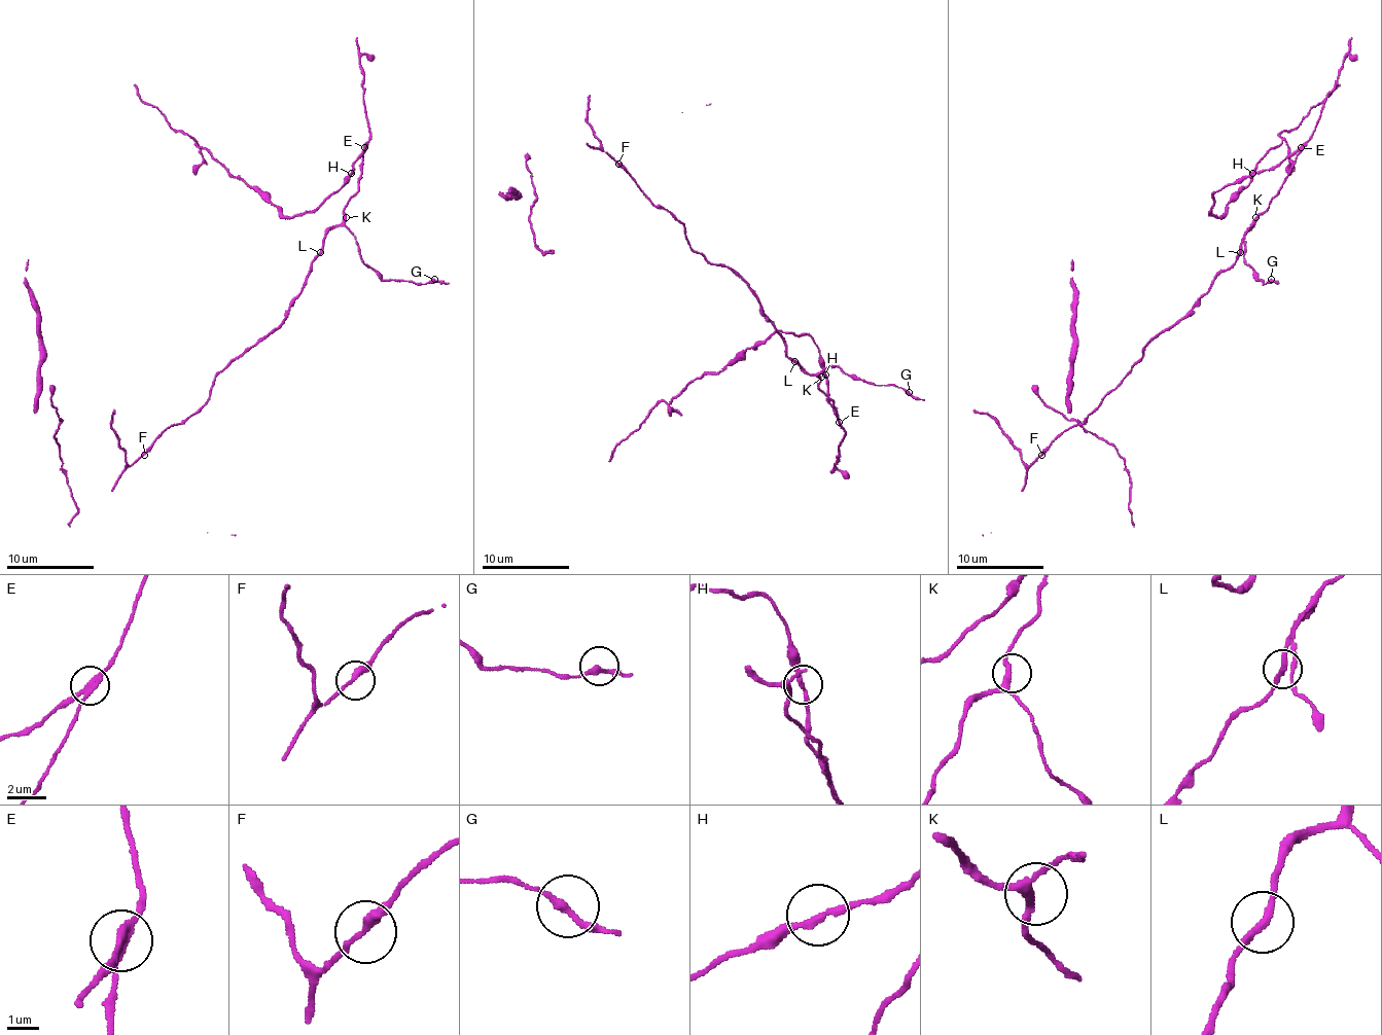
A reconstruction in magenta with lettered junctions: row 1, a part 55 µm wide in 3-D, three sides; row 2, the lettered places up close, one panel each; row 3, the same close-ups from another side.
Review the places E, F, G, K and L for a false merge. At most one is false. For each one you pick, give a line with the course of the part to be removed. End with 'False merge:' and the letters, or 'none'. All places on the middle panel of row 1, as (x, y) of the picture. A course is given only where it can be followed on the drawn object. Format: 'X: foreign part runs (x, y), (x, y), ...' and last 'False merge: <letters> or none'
E: foreign part runs (839, 423), (817, 344), (808, 335), (771, 332), (717, 372), (696, 377), (669, 403), (661, 401), (610, 460)
False merge: E

